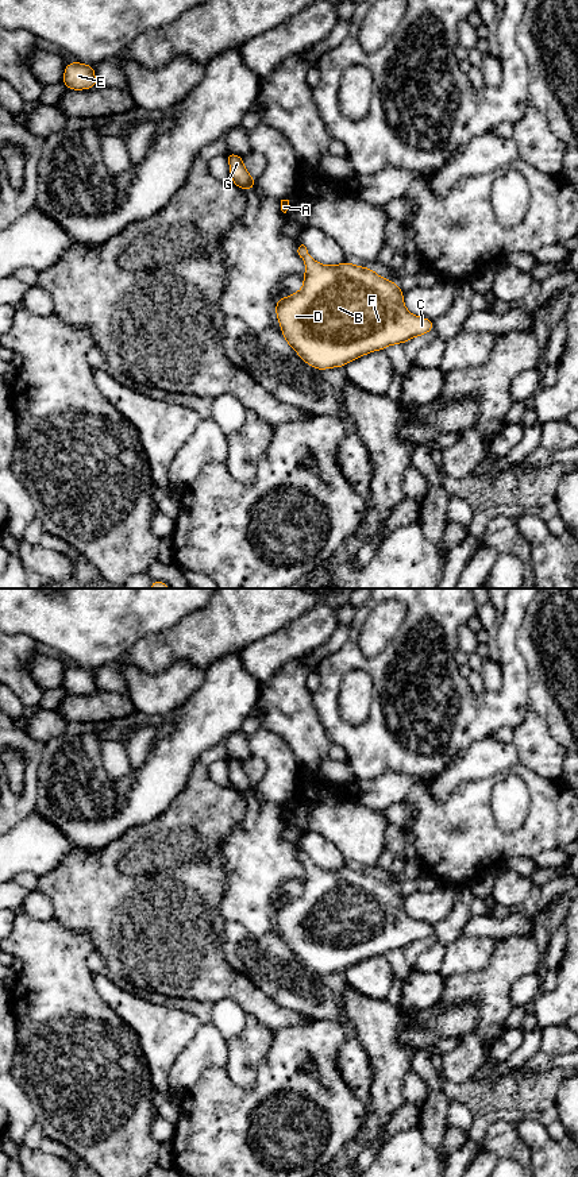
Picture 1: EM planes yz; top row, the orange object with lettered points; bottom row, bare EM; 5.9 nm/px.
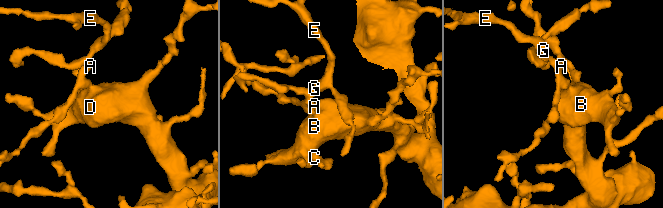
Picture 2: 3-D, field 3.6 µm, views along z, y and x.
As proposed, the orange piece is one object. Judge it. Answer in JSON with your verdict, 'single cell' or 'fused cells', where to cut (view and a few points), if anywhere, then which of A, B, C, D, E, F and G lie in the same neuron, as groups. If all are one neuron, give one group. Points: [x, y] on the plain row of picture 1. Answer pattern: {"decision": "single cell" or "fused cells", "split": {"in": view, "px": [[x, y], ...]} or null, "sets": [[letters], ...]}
{"decision": "single cell", "split": null, "sets": [["A", "B", "C", "D", "E", "F", "G"]]}

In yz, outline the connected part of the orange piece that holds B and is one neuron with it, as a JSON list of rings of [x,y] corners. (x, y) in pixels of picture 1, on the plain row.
[[[304,849],[297,857],[305,867],[303,894],[286,903],[278,902],[274,914],[282,942],[308,970],[319,976],[342,973],[363,960],[404,949],[435,934],[435,926],[409,918],[402,894],[371,872],[347,865],[334,871],[321,869]]]

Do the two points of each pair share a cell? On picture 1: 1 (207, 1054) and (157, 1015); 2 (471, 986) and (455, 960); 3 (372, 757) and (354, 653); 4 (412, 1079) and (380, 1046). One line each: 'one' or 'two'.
1: two
2: two
3: one
4: two

